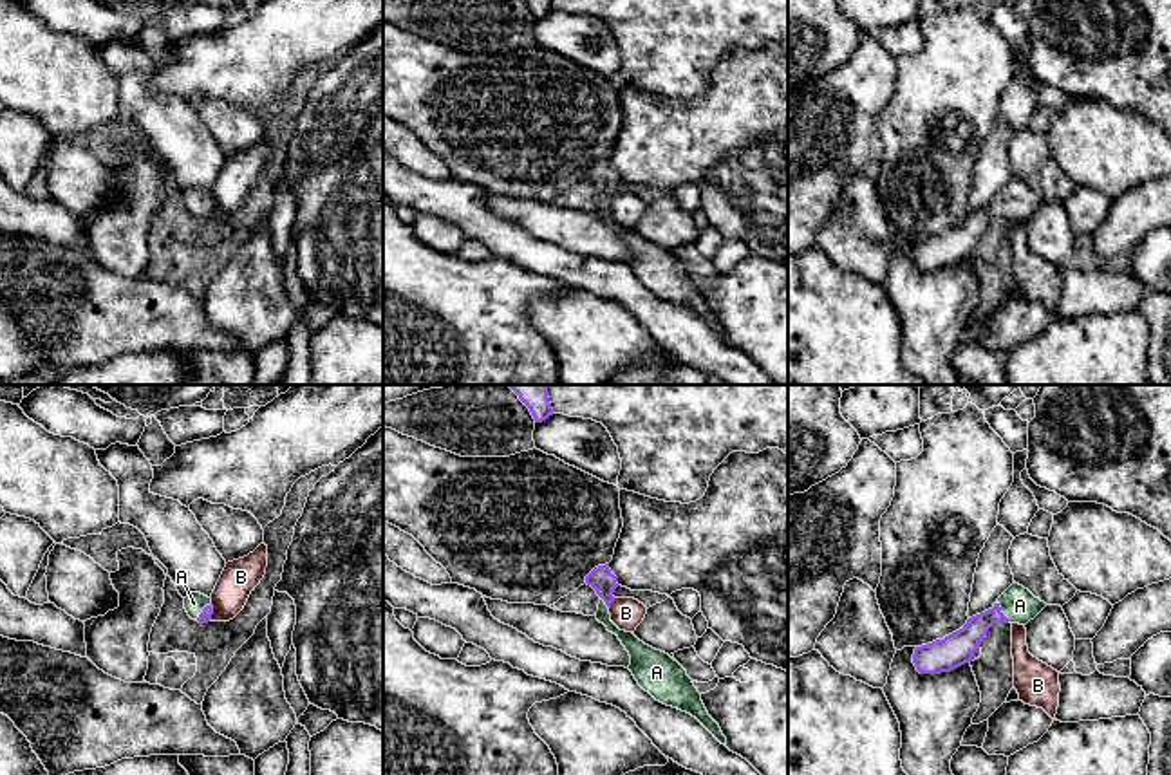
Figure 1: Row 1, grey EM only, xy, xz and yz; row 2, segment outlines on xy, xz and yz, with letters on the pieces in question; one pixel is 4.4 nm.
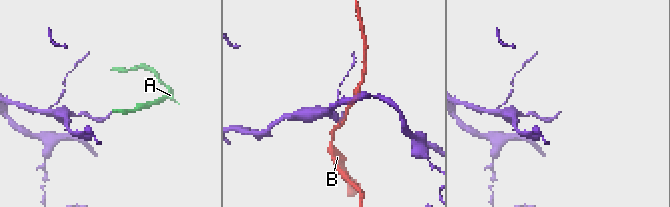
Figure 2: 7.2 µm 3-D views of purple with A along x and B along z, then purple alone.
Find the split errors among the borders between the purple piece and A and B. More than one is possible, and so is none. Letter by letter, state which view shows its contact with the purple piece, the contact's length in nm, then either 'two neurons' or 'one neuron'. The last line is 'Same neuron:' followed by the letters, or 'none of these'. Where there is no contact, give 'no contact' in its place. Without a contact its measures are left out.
A: meets purple in yz; contact 110 nm long; one neuron
B: meets purple in xy; contact 70 nm long; two neurons
Same neuron: A

